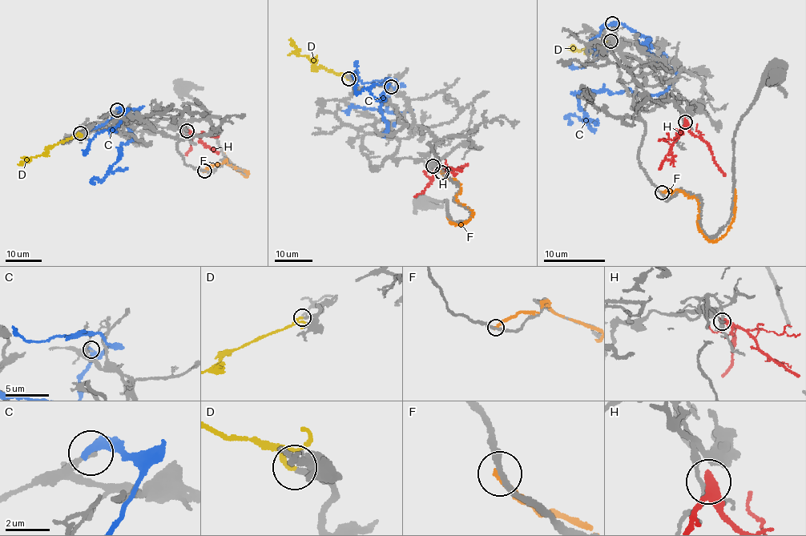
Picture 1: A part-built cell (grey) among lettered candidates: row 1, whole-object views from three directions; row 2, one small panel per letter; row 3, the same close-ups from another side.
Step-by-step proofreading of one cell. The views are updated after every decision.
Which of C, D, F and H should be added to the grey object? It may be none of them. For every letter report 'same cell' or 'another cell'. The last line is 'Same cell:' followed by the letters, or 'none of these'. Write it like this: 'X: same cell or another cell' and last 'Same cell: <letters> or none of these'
C: another cell
D: same cell
F: another cell
H: another cell
Same cell: D

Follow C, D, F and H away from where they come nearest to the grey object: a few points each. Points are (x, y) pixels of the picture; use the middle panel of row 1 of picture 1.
C: (391, 86), (386, 110), (400, 115), (384, 136), (388, 123), (380, 100), (386, 86), (357, 92), (354, 78)
D: (348, 78), (313, 66), (312, 61), (298, 53), (295, 43), (290, 38)
F: (441, 172), (460, 183), (457, 201), (470, 208), (473, 216), (466, 222), (457, 224), (452, 223), (449, 215)
H: (433, 166), (434, 170), (430, 183), (413, 197)

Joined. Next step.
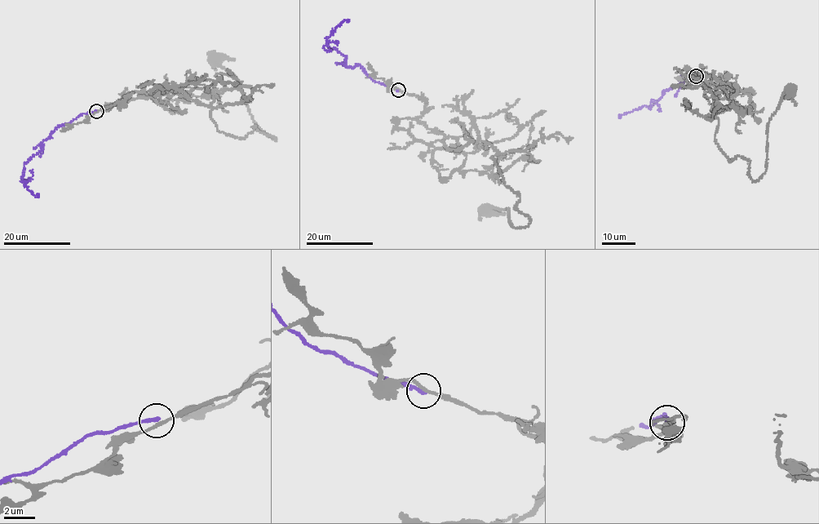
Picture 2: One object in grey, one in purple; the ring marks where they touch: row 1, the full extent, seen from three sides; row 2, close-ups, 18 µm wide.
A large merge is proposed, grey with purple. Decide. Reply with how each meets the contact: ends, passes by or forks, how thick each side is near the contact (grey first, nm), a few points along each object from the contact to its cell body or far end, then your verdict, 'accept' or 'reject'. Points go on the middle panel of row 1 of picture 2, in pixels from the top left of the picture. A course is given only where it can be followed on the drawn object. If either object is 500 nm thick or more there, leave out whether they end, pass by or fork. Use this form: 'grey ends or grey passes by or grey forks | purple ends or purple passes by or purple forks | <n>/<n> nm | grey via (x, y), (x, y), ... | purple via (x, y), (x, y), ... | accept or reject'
grey passes by | purple ends | 160/280 nm | grey via (397, 90), (426, 102), (418, 121), (428, 128), (491, 144), (530, 224), (516, 228), (508, 208), (484, 208) | purple via (397, 90), (376, 82), (360, 64), (346, 65), (346, 56), (326, 44), (336, 27), (350, 19) | reject

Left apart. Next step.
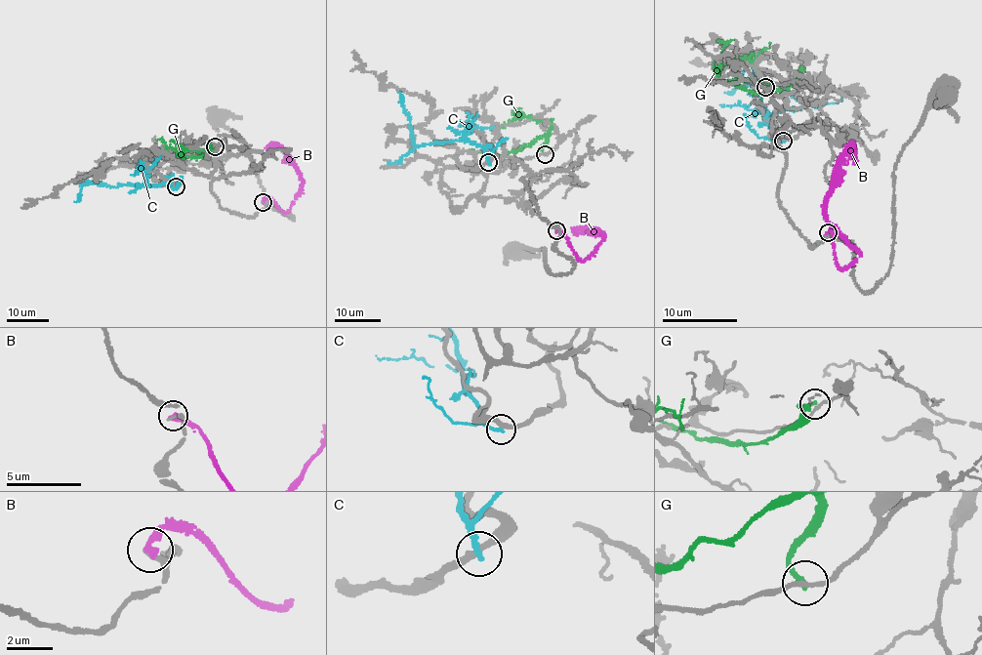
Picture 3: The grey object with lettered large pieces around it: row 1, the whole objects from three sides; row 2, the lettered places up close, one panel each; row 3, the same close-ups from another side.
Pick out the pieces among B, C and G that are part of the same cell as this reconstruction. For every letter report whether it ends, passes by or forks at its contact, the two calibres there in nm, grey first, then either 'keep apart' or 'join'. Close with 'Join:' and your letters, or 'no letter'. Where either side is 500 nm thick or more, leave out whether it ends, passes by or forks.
B: it ends there; 160 nm thick on the grey side, 320 nm on the other; keep apart
C: it ends there; 280 nm thick on the grey side, 280 nm on the other; keep apart
G: it ends there; 180 nm thick on the grey side, 240 nm on the other; keep apart
Join: no letter

